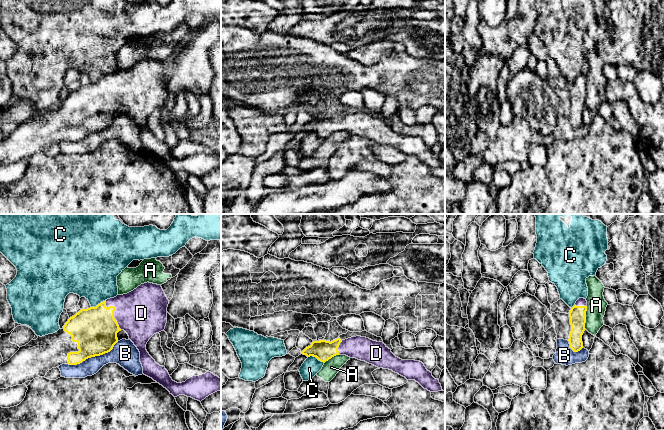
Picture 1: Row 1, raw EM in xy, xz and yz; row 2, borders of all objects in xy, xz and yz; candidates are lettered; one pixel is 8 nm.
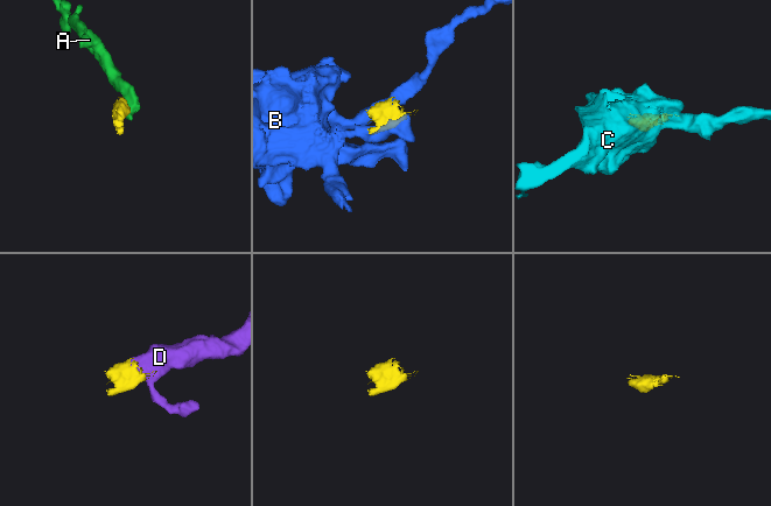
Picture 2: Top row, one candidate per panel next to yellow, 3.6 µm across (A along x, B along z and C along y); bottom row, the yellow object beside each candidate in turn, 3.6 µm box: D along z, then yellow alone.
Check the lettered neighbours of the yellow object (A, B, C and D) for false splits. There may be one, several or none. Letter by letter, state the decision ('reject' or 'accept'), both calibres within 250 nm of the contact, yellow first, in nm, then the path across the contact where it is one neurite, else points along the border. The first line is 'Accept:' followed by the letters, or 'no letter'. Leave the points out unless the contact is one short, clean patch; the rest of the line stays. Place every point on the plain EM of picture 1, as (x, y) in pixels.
Accept: D
A: reject; 140 nm thick on the yellow side, 160 nm on the other; border along yz (587, 82), (584, 104)
B: reject; 360 nm thick on the yellow side, 200 nm on the other
C: reject; 170 nm thick on the yellow side, 140 nm on the other; border along xz (308, 132), (314, 132), (324, 138)
D: accept; 360 nm thick on the yellow side, 400 nm on the other; runs through xy (95, 105), (114, 86), (141, 89)

